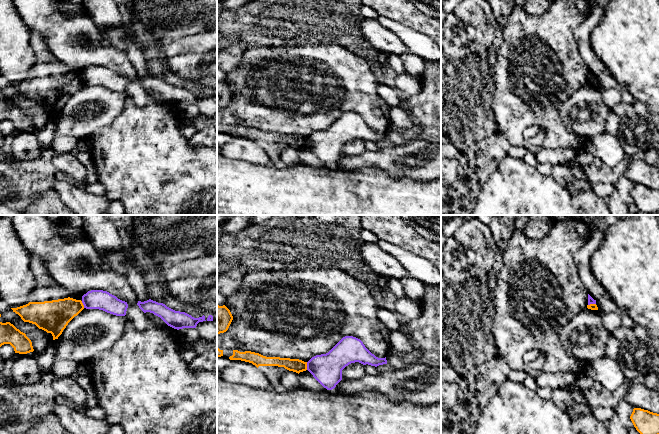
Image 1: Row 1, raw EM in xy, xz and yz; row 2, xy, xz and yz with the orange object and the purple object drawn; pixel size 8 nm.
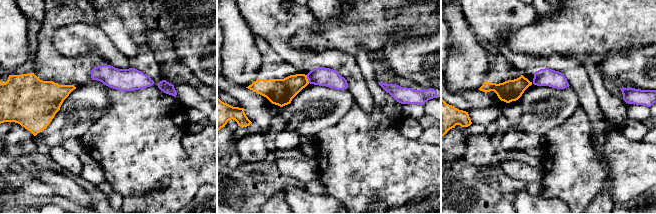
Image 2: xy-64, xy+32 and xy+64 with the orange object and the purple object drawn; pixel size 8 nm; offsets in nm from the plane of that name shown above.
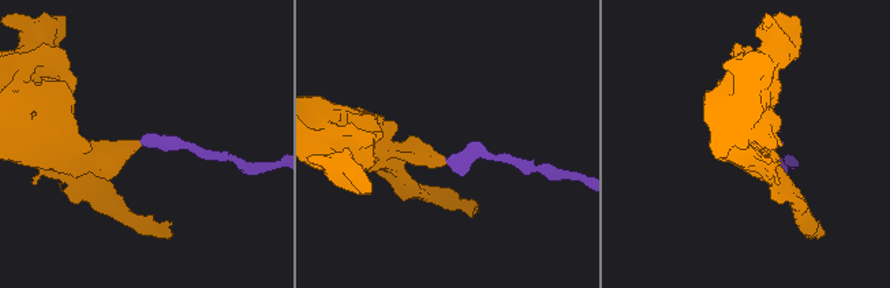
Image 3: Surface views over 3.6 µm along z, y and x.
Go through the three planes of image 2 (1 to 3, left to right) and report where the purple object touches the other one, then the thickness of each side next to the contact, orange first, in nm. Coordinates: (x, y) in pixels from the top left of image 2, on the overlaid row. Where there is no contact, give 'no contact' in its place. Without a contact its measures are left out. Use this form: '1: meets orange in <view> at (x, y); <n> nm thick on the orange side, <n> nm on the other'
1: no contact
2: meets orange in xy+32 at (307, 79); 220 nm thick on the orange side, 150 nm on the other
3: no contact

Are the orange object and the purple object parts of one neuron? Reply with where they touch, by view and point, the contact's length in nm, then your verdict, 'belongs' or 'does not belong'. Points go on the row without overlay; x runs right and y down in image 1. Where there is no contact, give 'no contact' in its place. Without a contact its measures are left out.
meets orange in xz at (306, 142); contact 60 nm long; does not belong

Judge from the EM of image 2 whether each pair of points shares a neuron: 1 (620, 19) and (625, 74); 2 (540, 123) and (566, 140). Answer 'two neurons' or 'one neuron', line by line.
1: two neurons
2: two neurons

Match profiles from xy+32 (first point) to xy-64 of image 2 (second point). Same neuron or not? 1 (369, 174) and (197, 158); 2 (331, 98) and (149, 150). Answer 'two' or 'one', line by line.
1: two
2: two

